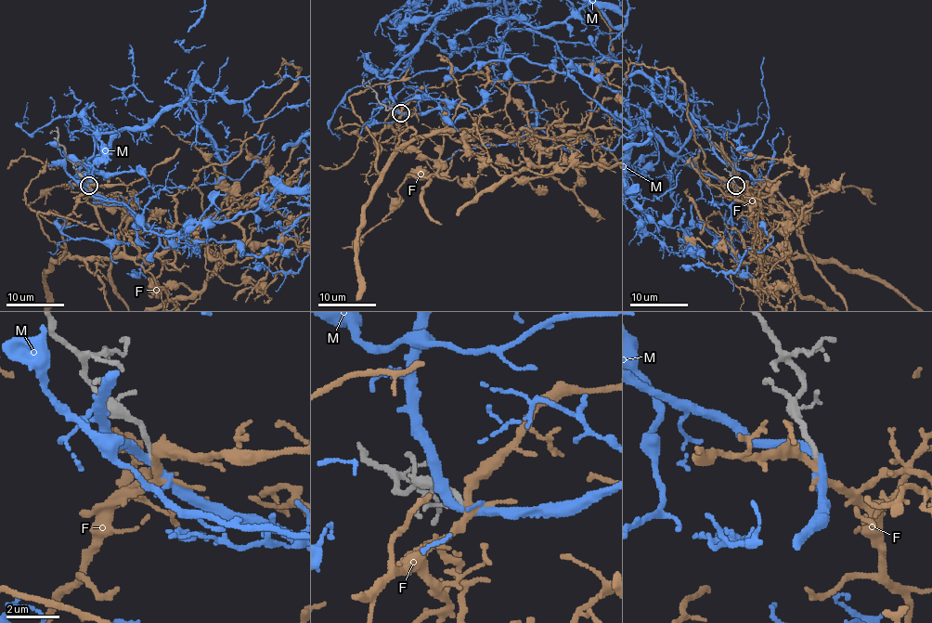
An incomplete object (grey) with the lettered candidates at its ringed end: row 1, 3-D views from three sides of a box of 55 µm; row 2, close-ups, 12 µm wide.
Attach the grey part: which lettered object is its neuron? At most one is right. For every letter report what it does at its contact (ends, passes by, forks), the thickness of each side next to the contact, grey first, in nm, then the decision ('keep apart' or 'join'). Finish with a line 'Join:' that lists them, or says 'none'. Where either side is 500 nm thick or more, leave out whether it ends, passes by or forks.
F: it forks | 180/190 nm | join
M: it passes by | 190/320 nm | keep apart
Join: F

